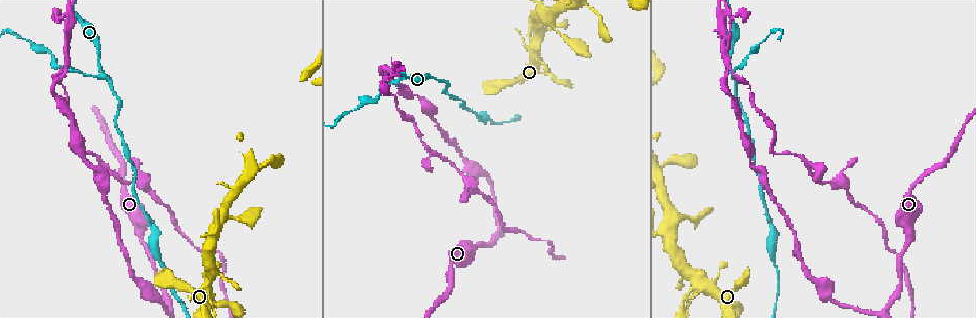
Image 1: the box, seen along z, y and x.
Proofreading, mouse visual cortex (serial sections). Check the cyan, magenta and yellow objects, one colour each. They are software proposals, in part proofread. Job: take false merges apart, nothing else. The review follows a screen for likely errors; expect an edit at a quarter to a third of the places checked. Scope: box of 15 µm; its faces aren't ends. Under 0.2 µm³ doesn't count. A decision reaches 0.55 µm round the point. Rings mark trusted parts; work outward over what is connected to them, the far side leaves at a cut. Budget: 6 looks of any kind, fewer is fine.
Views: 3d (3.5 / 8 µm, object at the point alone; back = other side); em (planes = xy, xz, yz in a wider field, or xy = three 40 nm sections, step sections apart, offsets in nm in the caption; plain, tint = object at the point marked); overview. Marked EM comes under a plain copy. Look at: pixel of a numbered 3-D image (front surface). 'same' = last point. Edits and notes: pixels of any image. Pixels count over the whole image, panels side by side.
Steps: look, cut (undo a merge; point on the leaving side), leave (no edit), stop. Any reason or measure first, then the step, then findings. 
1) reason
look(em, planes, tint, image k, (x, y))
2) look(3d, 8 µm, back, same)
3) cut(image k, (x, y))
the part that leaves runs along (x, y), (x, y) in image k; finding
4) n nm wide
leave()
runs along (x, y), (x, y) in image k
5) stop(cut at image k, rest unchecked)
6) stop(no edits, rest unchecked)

branch point
look(3d, 3.5 µm, image 1, (102, 72))

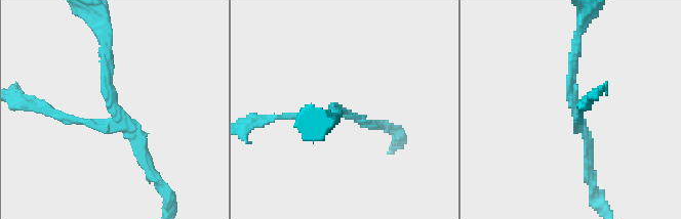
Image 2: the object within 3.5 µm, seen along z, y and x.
3 arms; arms of 100, 150, 150 nm; now the EM
look(em, xy, step 5, tint, image 2, (112, 111))

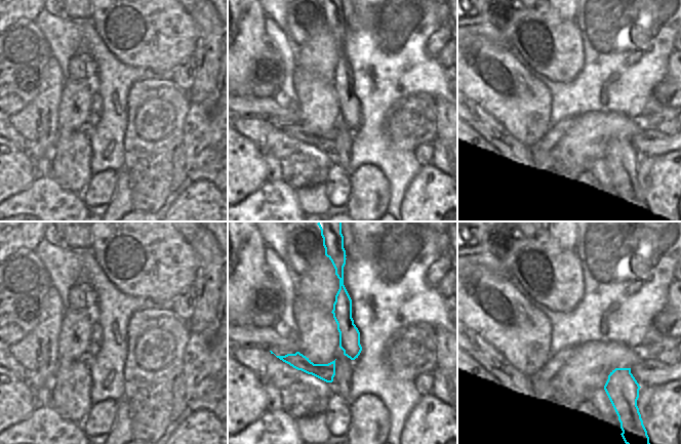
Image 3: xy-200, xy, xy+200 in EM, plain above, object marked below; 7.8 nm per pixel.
cut(image 2, (73, 120))
the part that leaves runs along (107, 119), (59, 119), (28, 103) in image 2; two cells meet here

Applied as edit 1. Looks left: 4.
thin arm on a thick one
look(3d, 3.5 µm, image 1, (703, 285))

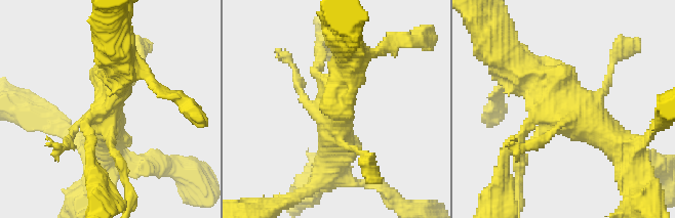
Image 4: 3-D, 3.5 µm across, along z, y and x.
now the EM
look(em, xy, step 3, tint, image 4, (568, 106))

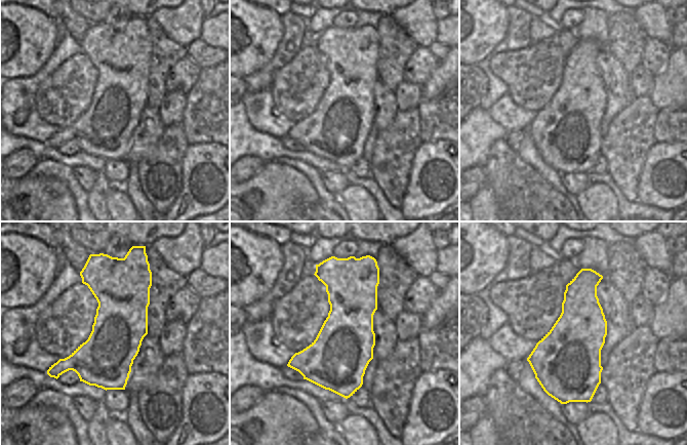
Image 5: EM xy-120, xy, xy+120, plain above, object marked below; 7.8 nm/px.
look(em, xy, step 2, tint, same)

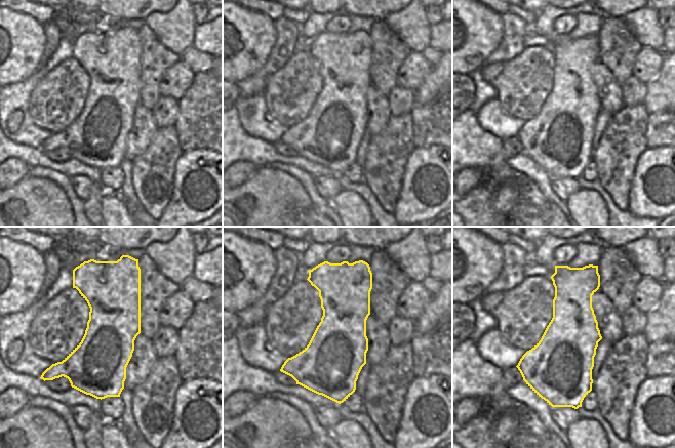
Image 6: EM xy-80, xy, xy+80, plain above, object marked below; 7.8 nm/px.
leave()
all the same cell

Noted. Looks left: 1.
stop(cut at image 2, rest unchecked)

